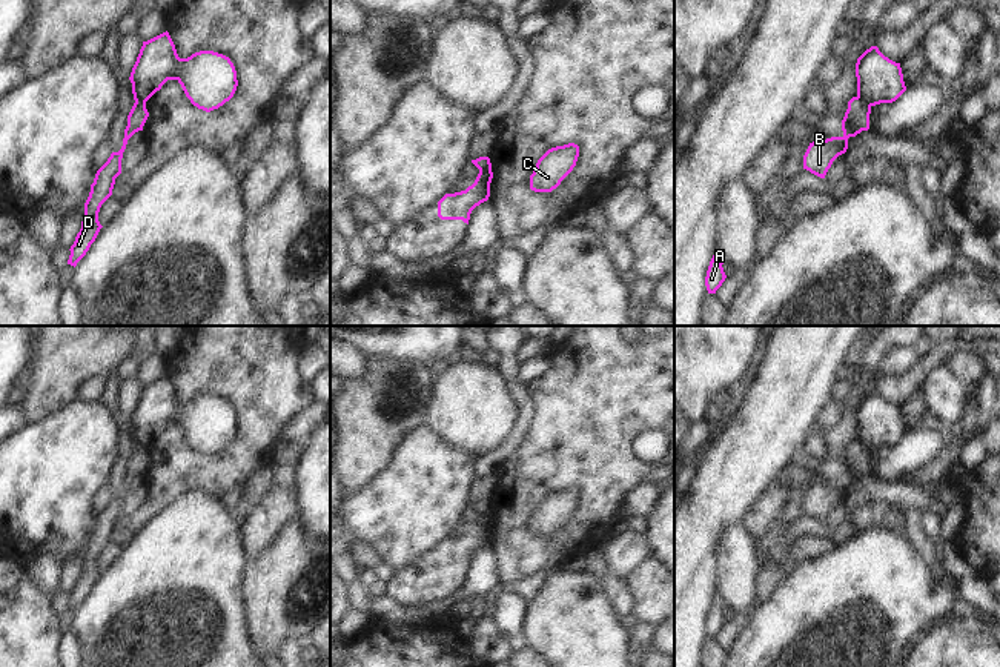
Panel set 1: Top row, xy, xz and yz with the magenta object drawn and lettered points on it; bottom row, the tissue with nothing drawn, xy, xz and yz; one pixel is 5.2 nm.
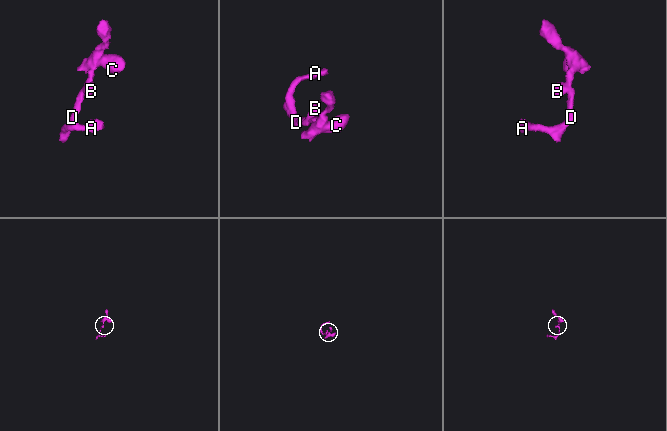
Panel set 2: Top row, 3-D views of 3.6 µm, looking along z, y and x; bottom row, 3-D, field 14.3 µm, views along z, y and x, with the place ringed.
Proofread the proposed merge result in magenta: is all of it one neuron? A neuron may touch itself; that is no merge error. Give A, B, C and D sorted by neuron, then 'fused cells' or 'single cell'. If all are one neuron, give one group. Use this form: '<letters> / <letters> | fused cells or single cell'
A B D / C | fused cells

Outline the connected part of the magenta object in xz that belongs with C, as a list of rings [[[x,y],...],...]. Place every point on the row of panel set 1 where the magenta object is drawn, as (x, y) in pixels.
[[[568,143],[548,149],[536,163],[530,175],[530,189],[551,192],[573,171],[579,157],[579,146]]]

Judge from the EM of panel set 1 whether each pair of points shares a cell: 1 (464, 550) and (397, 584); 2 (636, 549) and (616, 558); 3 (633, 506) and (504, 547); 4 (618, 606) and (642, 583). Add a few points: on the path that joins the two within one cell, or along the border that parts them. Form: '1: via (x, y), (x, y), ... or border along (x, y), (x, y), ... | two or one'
1: via (447, 563), (432, 578), (413, 584) | one
2: via (632, 549), (621, 554) | one
3: border along (642, 480), (627, 494), (624, 507), (618, 515) | two
4: border along (624, 581), (633, 604), (632, 613) | two

